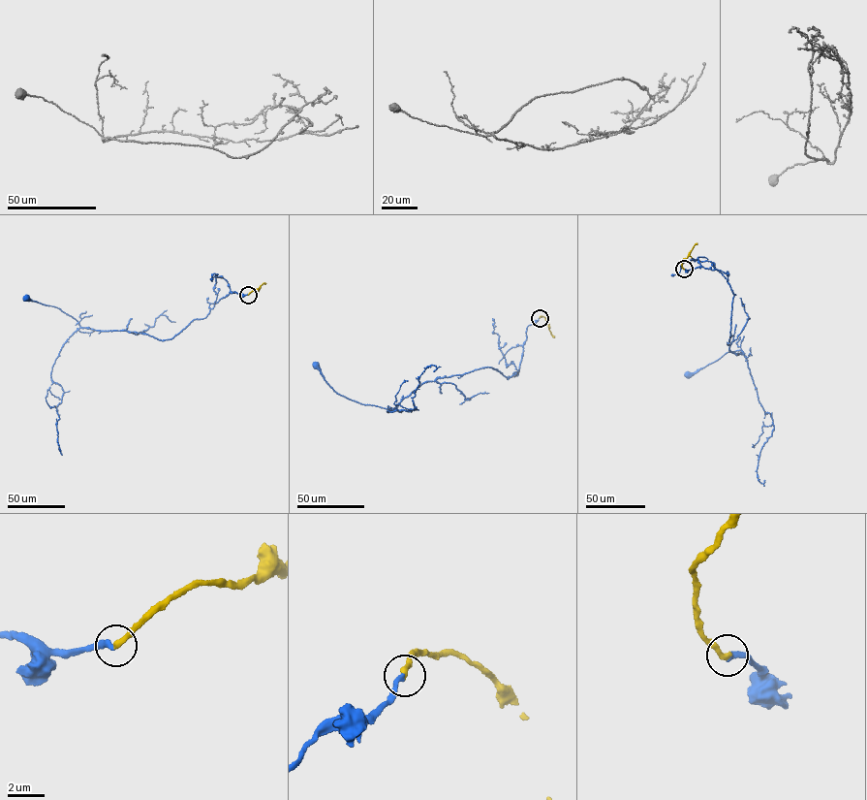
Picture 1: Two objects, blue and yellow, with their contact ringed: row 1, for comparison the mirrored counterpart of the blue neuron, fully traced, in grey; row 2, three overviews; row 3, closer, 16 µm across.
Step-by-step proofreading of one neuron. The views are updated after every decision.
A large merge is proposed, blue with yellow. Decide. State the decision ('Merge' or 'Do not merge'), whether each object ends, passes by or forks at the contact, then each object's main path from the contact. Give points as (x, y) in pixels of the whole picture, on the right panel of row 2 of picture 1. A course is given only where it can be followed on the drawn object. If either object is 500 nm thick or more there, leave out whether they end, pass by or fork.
Merge. At the ring blue ends. At the ring yellow ends. Course of blue: (684, 269), (702, 267), (728, 274), (734, 295), (728, 344), (731, 353), (744, 353), (728, 352), (688, 375). Course of yellow: (684, 269), (681, 264), (697, 243)

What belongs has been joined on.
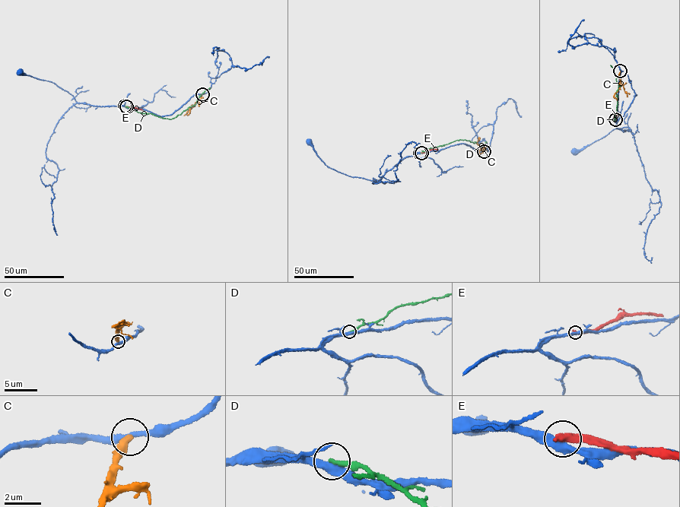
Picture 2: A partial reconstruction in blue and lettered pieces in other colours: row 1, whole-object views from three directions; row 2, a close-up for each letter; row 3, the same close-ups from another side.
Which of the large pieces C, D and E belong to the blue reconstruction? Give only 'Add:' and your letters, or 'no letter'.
Add: no letter

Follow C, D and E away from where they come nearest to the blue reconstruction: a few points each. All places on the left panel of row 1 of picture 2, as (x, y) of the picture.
C: (202, 94), (200, 99), (189, 108), (187, 115)
D: (125, 106), (138, 112), (171, 119), (195, 104), (197, 98), (211, 88)
E: (126, 106), (143, 109)

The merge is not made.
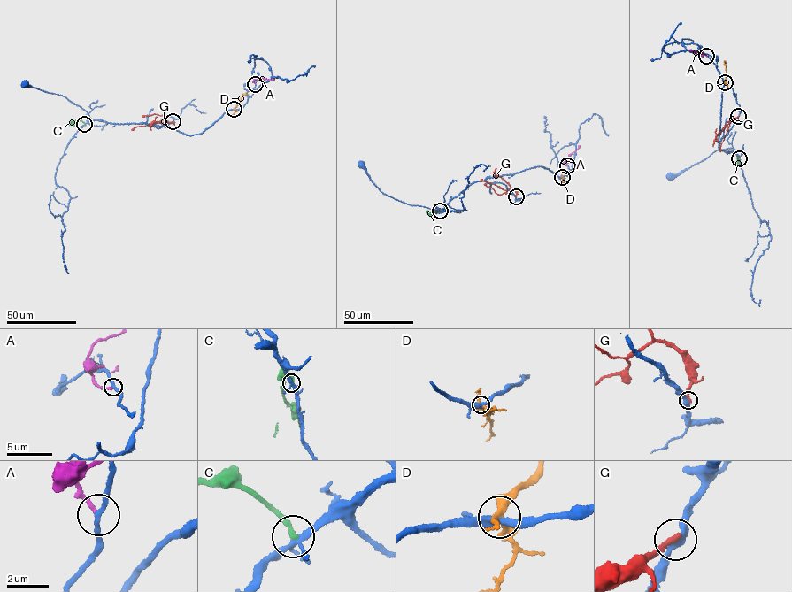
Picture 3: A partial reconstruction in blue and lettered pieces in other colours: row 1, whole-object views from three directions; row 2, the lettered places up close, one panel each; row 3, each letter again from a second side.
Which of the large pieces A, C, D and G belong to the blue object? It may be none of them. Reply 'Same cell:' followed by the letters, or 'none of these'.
Same cell: none of these

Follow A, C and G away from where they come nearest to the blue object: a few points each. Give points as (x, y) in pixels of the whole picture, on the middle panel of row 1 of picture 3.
A: (567, 165), (564, 160), (579, 145)
C: (440, 211), (427, 213), (426, 211)
G: (516, 196), (512, 188), (503, 189), (480, 180)

